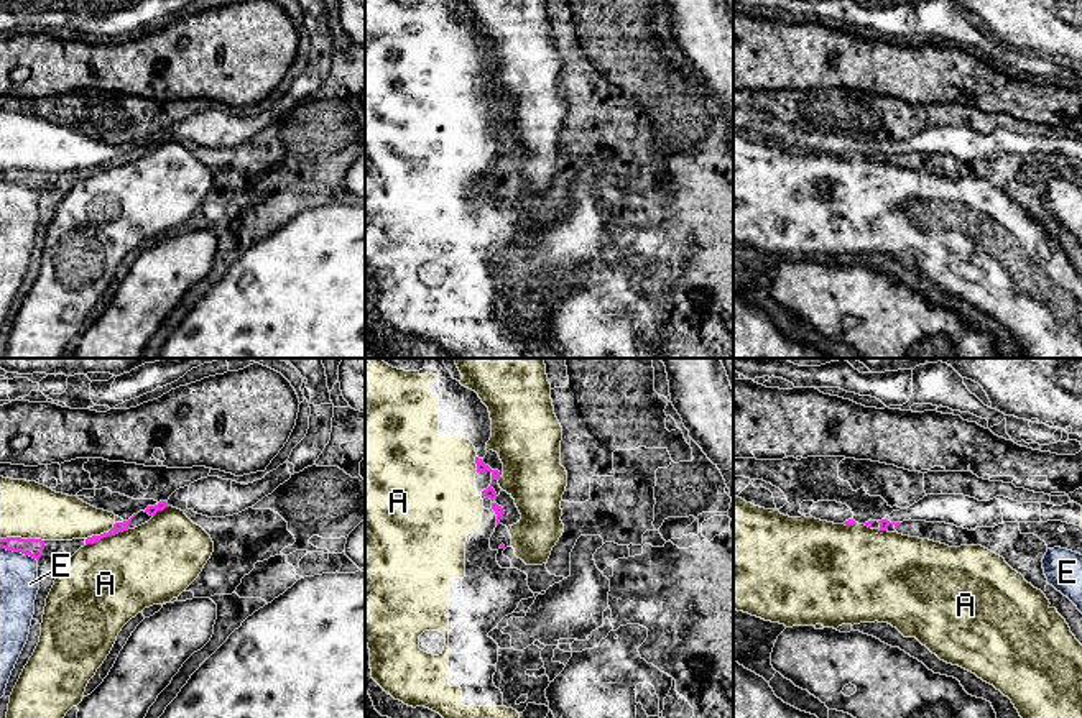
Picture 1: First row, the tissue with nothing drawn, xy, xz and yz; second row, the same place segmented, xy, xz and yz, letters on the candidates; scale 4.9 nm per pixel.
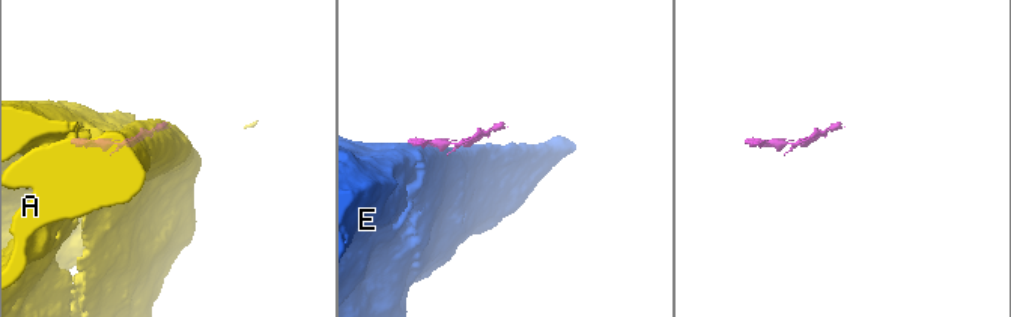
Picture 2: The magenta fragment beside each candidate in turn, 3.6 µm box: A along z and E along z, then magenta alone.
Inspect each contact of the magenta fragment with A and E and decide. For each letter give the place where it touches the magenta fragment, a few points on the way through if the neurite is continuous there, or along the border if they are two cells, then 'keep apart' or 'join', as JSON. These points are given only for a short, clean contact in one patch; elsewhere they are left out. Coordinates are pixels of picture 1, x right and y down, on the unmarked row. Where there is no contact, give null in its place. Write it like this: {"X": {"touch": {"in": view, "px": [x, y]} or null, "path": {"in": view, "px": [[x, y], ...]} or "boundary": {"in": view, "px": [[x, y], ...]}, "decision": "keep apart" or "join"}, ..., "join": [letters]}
{"A": {"touch": {"in": "xy", "px": [107, 168]}, "decision": "join"}, "E": {"touch": {"in": "xy", "px": [18, 183]}, "decision": "keep apart"}, "join": ["A"]}

